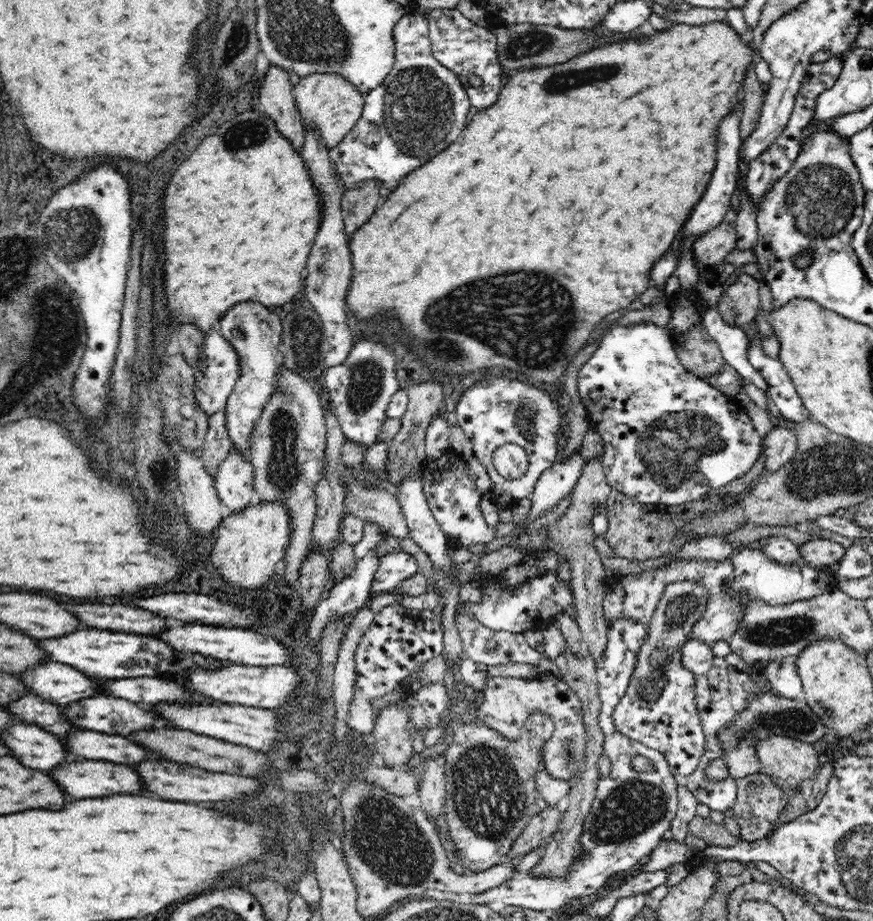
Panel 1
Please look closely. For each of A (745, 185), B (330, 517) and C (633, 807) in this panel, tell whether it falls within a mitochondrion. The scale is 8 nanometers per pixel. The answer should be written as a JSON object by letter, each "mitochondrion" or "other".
{"A":"other","B":"other","C":"mitochondrion"}

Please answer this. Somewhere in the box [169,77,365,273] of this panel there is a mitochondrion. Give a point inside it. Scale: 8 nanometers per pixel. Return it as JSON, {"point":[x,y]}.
{"point":[235,139]}

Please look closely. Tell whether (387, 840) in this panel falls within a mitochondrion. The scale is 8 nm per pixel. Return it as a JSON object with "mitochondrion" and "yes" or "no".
{"mitochondrion":"yes"}

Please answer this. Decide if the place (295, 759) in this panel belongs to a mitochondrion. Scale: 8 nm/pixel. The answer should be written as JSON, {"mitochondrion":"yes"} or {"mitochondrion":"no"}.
{"mitochondrion":"no"}

